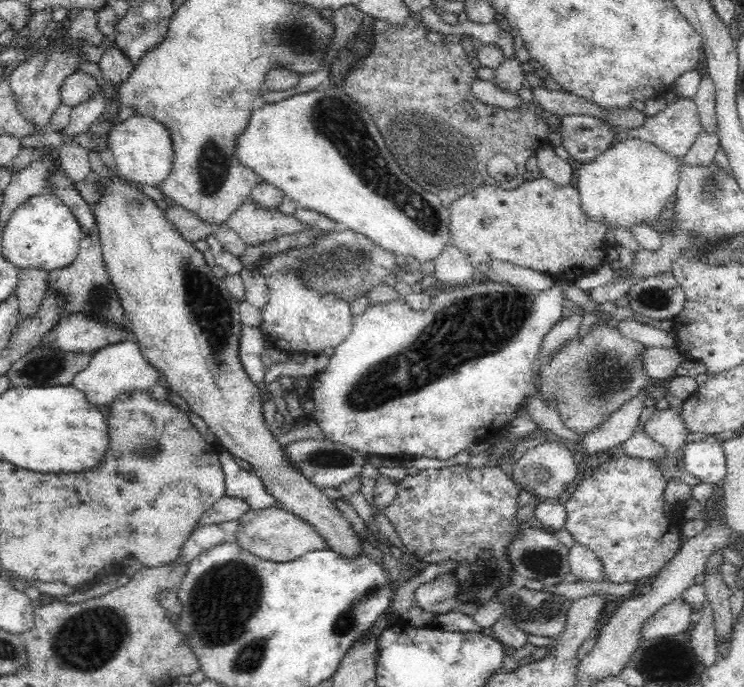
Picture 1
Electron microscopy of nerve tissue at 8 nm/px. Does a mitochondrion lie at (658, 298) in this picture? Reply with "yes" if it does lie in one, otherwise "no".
yes

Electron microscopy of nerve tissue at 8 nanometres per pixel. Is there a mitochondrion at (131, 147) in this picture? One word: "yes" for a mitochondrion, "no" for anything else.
no

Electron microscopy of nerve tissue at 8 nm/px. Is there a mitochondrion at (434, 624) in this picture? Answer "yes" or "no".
no

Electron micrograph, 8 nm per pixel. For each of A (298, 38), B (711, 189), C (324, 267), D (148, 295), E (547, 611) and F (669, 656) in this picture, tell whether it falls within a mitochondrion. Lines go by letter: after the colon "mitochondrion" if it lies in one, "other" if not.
A: mitochondrion
B: mitochondrion
C: mitochondrion
D: other
E: mitochondrion
F: other

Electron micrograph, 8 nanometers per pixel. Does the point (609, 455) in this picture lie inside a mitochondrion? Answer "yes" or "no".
no

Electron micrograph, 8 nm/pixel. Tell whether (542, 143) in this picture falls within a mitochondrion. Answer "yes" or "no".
no

